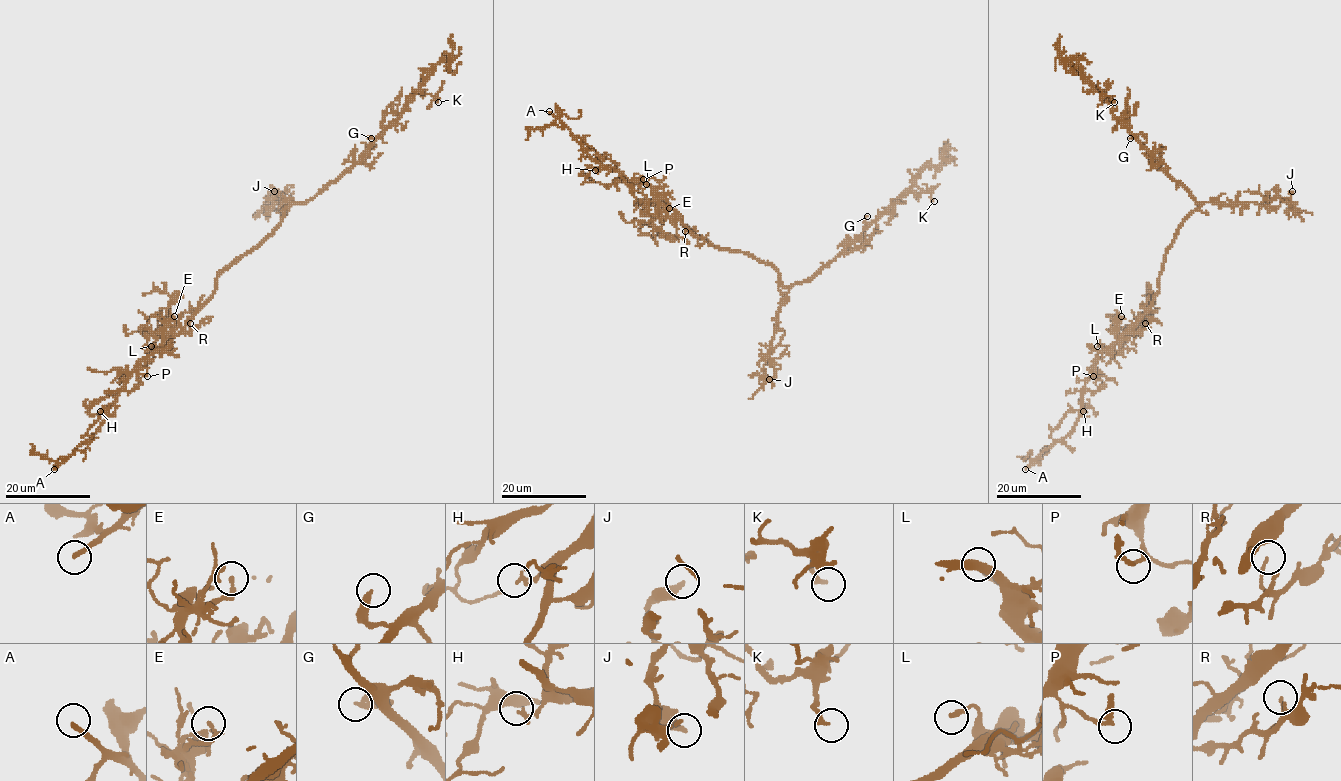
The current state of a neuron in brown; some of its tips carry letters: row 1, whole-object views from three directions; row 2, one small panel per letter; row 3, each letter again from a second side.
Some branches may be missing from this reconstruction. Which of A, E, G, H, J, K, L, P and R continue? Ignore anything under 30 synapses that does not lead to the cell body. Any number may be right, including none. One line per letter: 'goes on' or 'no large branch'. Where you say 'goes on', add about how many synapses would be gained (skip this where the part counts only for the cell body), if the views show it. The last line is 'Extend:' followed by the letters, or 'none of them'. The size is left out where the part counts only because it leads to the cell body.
A: goes on
E: no large branch
G: no large branch
H: no large branch
J: no large branch
K: no large branch
L: no large branch
P: no large branch
R: no large branch
Extend: A

